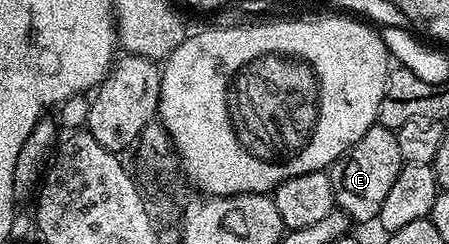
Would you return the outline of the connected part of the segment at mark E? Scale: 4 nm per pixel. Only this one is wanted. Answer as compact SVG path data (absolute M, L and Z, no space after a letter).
M376 123L340 160L335 161L329 169L333 182L333 194L338 211L343 212L352 222L359 220L367 224L376 219L385 203L385 197L397 182L397 174L401 174L404 163L401 158L401 149L397 146L394 128L386 128L384 124Z

